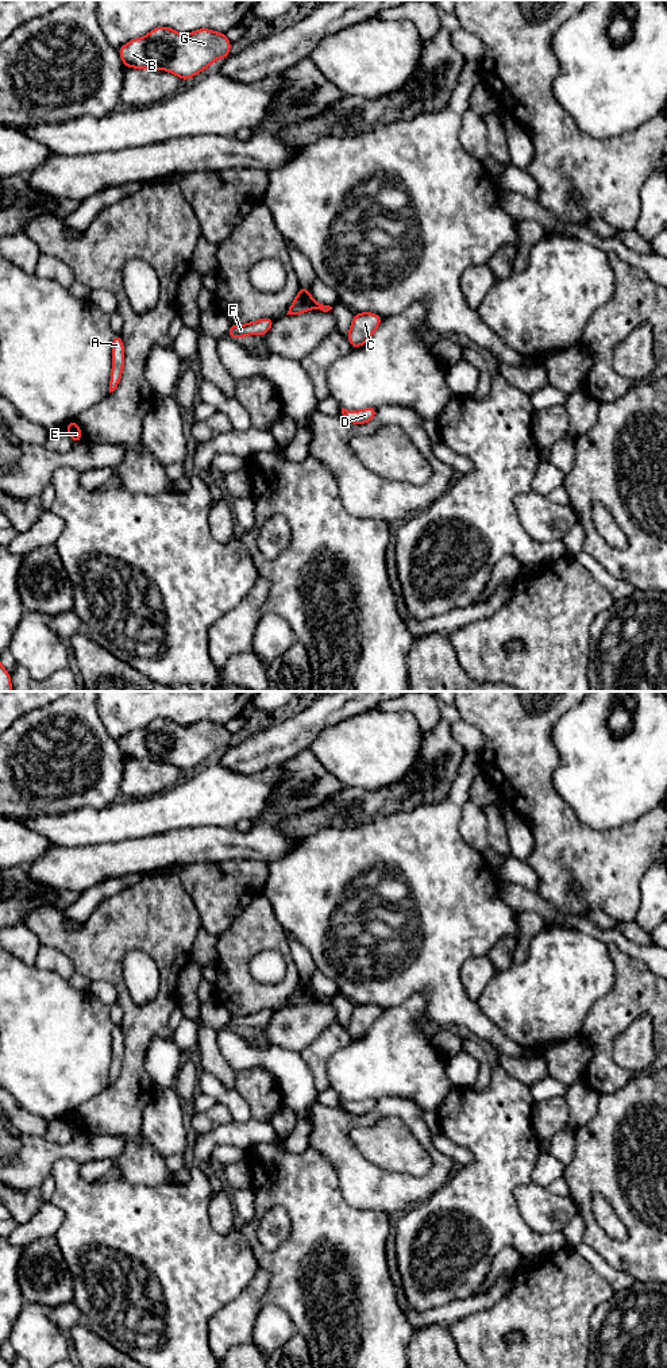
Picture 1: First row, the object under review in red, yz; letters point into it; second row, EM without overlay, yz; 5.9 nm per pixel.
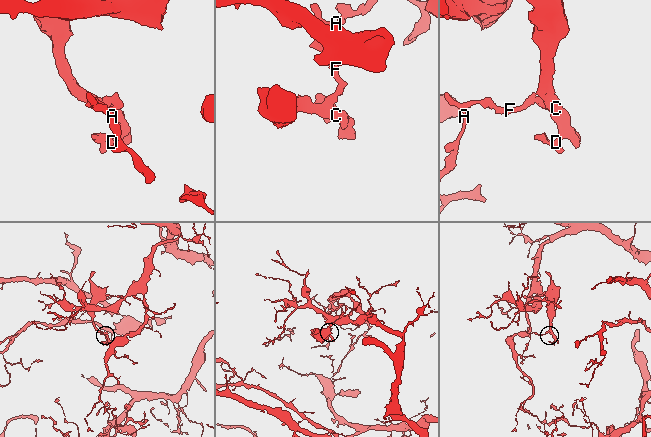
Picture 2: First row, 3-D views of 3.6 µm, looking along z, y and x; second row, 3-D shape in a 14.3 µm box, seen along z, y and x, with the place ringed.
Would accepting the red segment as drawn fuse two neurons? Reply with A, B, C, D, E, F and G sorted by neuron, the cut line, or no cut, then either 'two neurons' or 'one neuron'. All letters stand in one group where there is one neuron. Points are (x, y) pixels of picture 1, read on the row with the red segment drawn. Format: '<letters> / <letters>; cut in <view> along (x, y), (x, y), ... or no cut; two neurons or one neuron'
A B E F G / C D; cut in yz along (312, 300), (311, 307); two neurons

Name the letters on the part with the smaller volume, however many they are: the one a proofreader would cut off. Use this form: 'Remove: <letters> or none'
Remove: C, D

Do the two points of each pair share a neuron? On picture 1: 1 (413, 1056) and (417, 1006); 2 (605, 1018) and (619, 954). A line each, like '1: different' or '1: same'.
1: same
2: same

